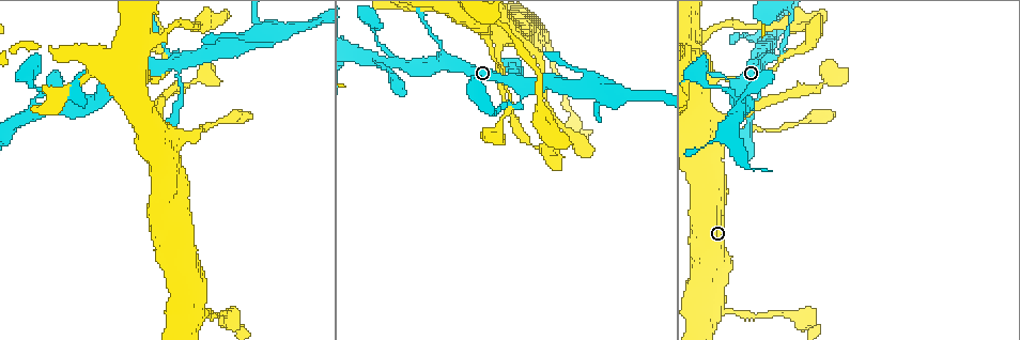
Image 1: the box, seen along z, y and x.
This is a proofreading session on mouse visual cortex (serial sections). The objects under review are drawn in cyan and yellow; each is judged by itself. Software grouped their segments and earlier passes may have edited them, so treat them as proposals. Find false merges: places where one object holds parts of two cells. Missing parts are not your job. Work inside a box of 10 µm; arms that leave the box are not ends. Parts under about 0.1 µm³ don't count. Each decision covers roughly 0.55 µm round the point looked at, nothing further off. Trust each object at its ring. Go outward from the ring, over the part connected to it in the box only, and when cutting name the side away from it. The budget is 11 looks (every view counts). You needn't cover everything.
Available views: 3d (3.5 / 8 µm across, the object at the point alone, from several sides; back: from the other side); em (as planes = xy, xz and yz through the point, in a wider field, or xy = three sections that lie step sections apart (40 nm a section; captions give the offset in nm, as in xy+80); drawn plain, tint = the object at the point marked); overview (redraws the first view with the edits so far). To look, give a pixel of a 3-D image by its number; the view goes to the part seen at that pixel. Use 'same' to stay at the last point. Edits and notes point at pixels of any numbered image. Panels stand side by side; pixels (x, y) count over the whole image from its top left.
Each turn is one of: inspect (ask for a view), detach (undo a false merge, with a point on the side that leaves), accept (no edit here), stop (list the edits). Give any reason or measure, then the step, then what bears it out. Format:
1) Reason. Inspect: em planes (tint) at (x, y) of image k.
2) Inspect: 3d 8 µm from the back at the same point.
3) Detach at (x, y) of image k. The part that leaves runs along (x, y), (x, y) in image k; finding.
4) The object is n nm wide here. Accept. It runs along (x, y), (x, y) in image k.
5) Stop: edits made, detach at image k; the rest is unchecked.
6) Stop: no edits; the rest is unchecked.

Looks like a crossing. Inspect: 3d 3.5 µm at (516, 81) of image 1.

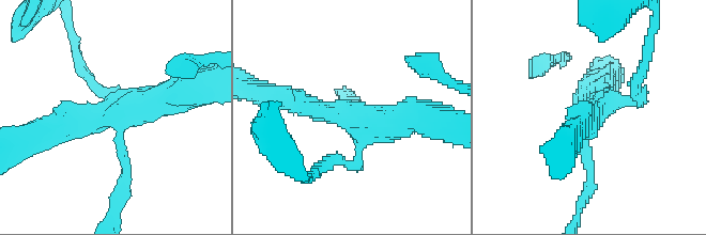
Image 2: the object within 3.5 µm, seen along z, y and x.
Inspect: em planes (tint) at (114, 112) of image 2.

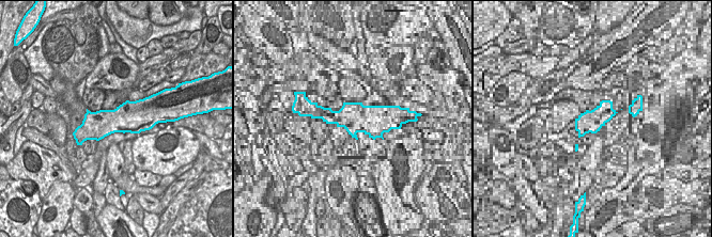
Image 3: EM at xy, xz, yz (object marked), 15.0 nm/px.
Accept. It runs along (43, 132), (128, 113), (181, 93) in image 2; one cell here.

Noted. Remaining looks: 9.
Thin neck. Inspect: 3d 8 µm at (193, 81) of image 1.

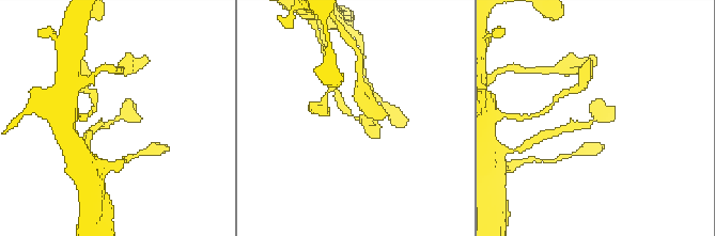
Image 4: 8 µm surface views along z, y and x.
Inspect: 3d 3.5 µm from the back at the same point.

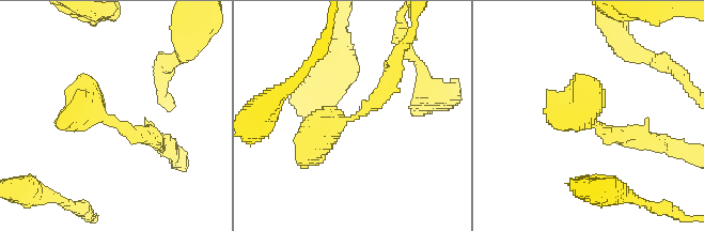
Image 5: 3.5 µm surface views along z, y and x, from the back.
Need the tissue. Inspect: em xy step 1 (tint) at (108, 121) of image 5.

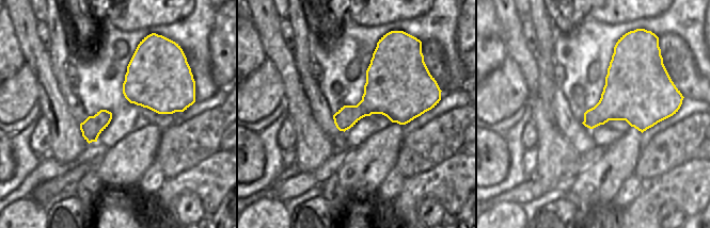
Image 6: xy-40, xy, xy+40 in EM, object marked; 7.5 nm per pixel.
Accept. It runs along (394, 72), (365, 110), (309, 140), (306, 163) in image 5; one cell here.

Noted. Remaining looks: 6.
Two arms in line, one across. Inspect: 3d 3.5 µm at (278, 30) of image 1.

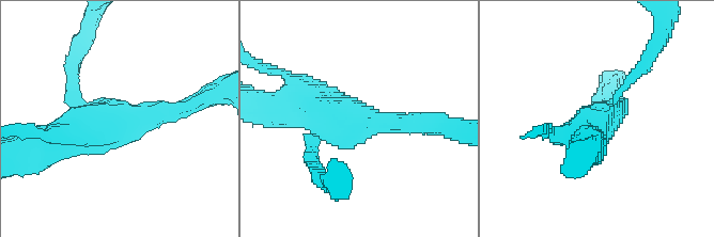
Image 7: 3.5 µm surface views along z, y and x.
3 arms meet here; the arms are 150, 300, 500 nm wide; shape alone is not enough. Inspect: em xy step 3 (tint) at (116, 120) of image 7.

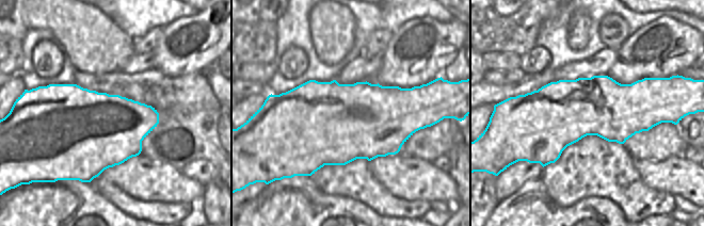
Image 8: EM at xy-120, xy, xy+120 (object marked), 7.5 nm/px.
Cut it another way. Inspect: em xy step 1 (tint) at the same point.

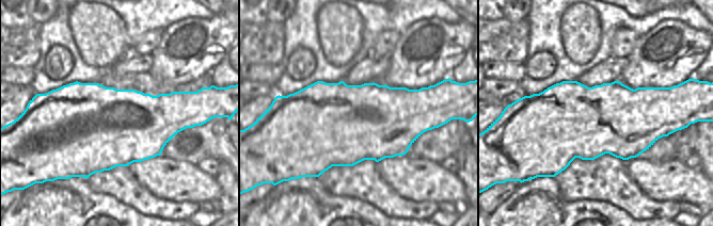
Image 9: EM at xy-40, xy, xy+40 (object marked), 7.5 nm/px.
Accept. It runs along (34, 145), (165, 109) in image 7; one cell here.

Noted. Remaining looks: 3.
Four-way junction. Inspect: 3d 3.5 µm at (742, 105) of image 1.

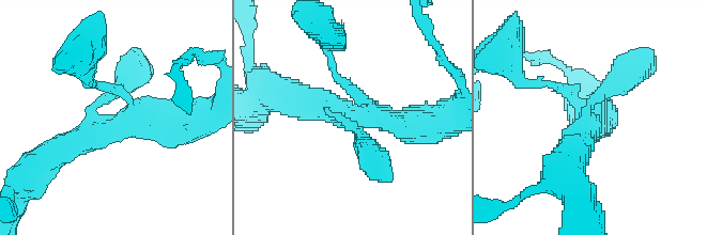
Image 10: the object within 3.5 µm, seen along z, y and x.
4 arms meet here; the arms are 150, 150, 400, 450 nm wide. Inspect: em xy step 1 (tint) at (371, 114) of image 10.

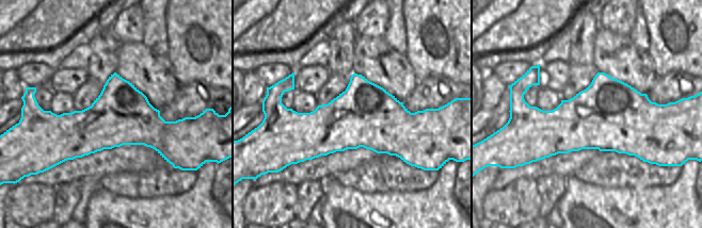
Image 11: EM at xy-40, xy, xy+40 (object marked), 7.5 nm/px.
Accept. It runs along (200, 120), (127, 123), (68, 145) in image 10; one cell here.

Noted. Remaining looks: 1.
Stop: no edits; the rest is unchecked.

